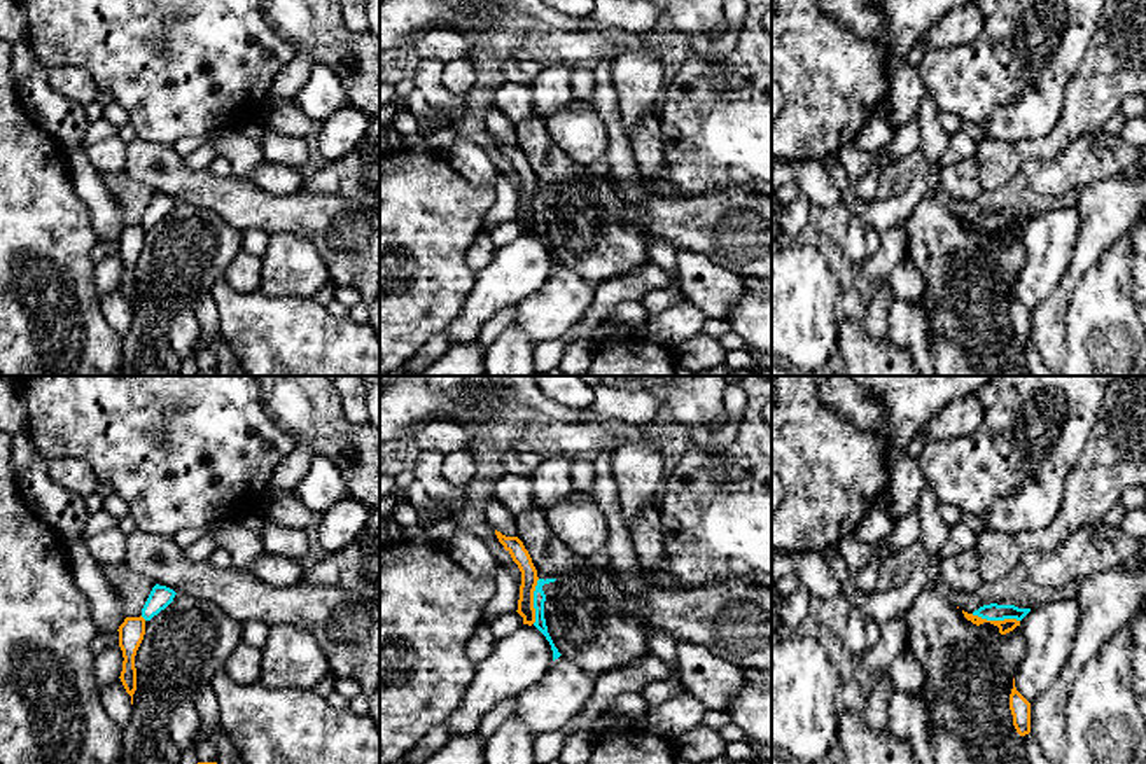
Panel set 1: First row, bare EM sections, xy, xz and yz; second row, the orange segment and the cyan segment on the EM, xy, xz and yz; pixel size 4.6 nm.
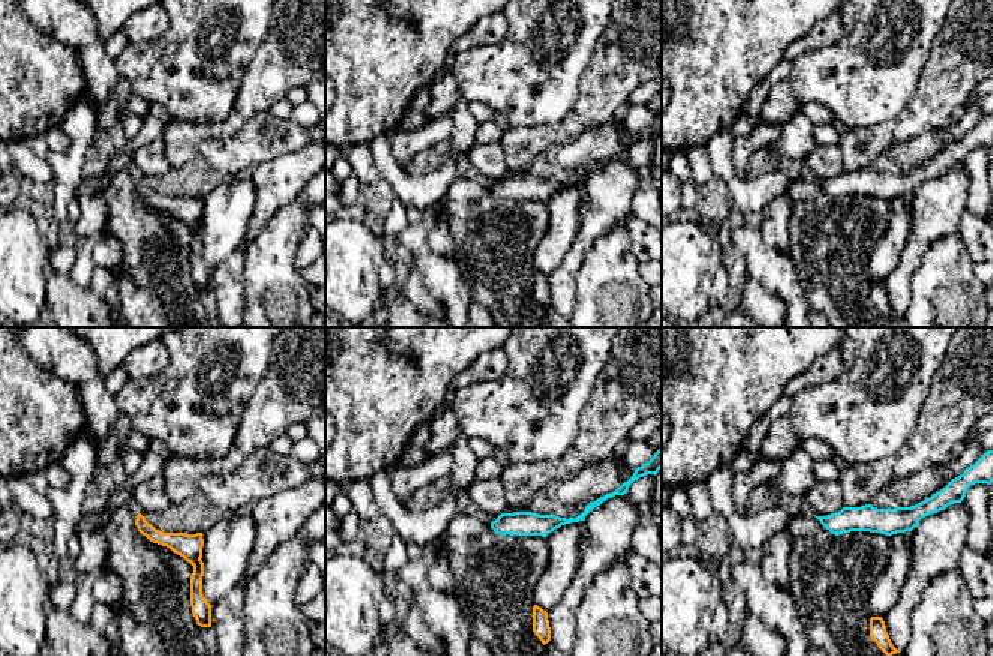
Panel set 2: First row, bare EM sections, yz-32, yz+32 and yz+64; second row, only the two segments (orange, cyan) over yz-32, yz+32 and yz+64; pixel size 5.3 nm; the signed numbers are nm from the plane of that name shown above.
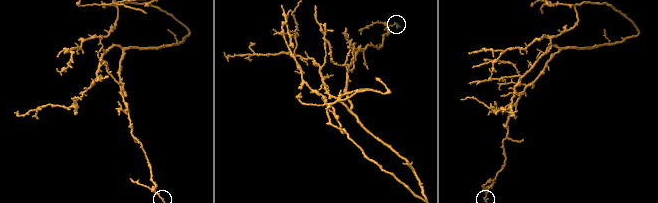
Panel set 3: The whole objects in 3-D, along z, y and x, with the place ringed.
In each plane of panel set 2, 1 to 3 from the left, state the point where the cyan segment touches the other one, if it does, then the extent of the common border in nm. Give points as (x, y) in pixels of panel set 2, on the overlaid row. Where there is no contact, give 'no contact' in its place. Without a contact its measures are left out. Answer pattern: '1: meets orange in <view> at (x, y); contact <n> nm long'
1: no contact
2: no contact
3: no contact

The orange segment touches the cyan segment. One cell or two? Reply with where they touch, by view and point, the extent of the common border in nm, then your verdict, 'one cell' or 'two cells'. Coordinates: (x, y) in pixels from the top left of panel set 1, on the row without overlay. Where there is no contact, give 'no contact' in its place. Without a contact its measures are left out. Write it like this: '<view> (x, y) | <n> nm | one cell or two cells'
yz (996, 229) | 220 nm | two cells

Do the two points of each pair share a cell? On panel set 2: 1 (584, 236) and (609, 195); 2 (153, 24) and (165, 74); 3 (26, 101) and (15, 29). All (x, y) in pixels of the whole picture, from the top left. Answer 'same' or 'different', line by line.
1: same
2: different
3: same

